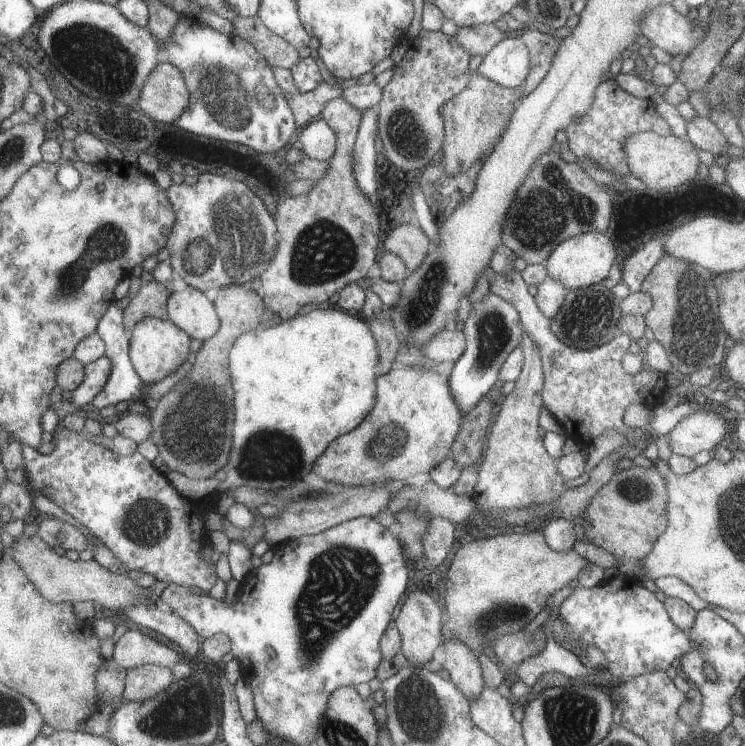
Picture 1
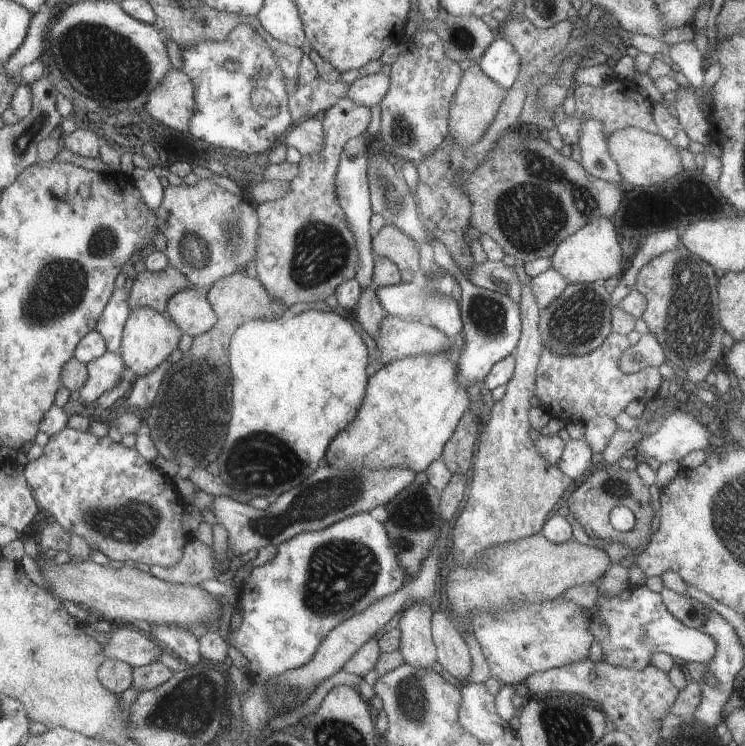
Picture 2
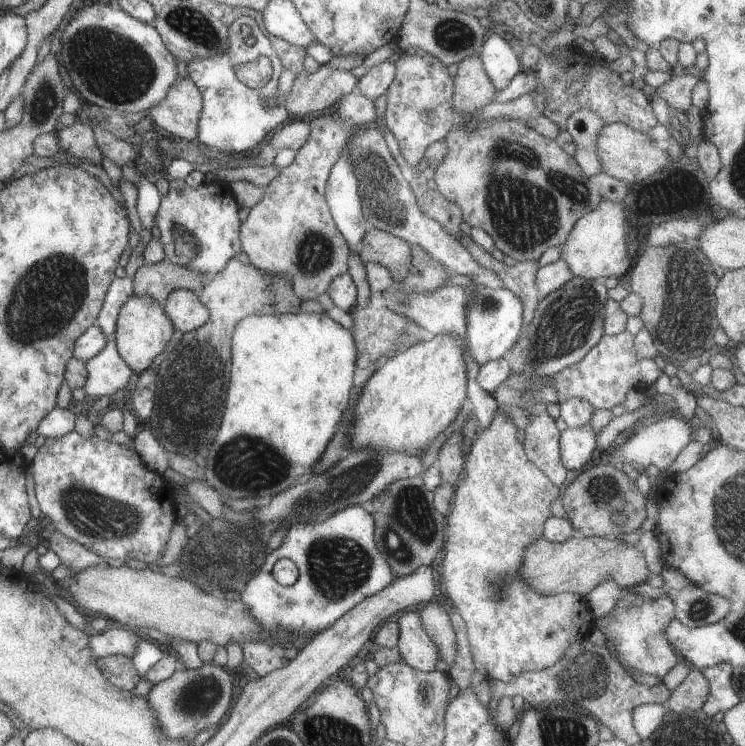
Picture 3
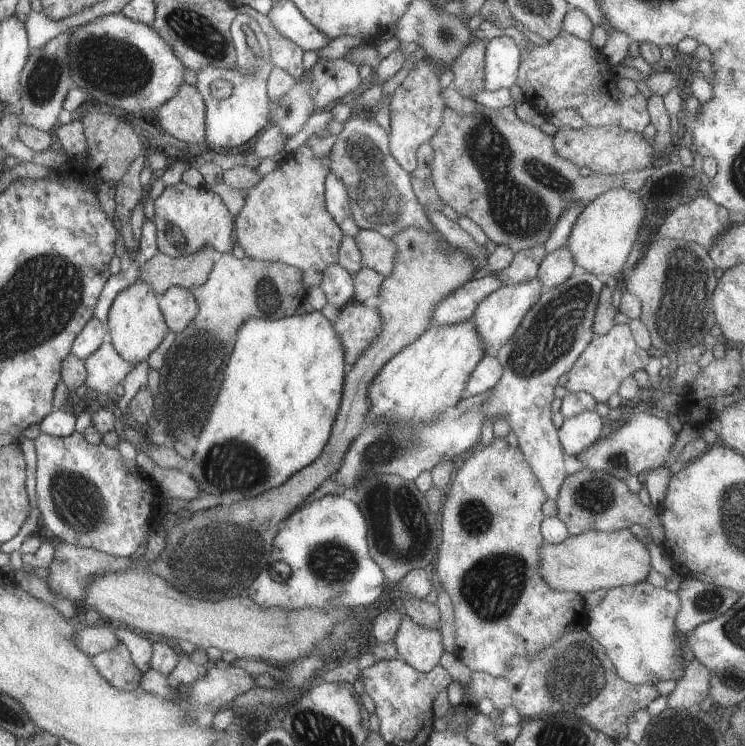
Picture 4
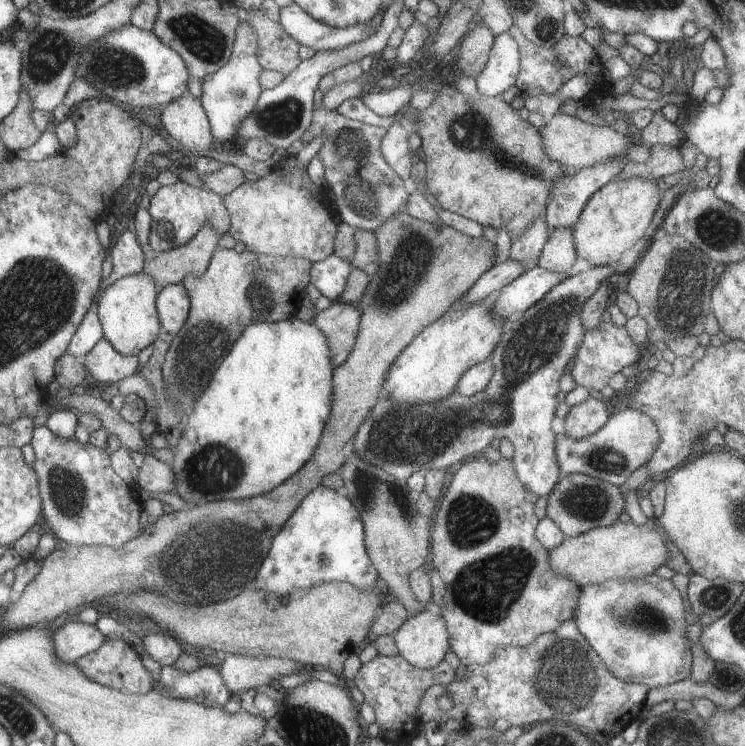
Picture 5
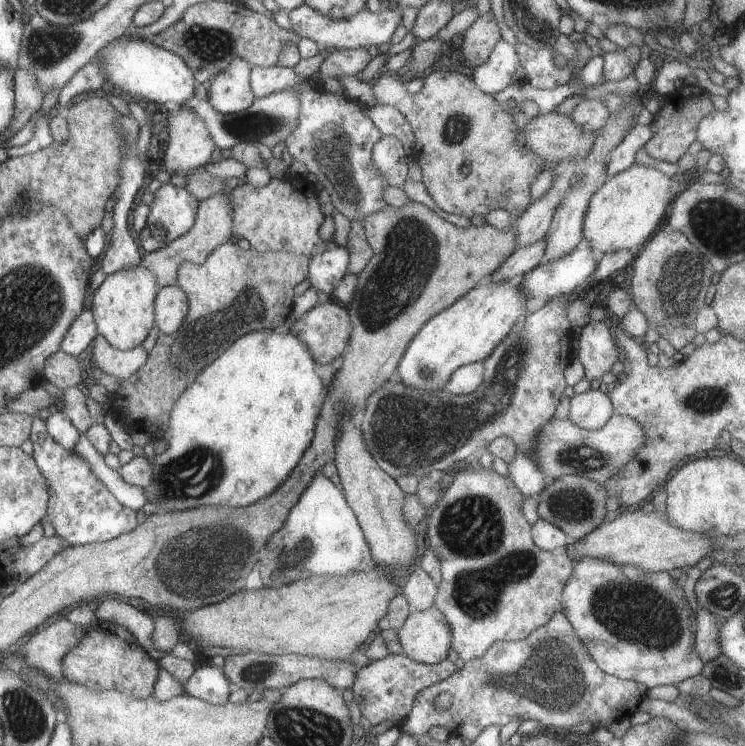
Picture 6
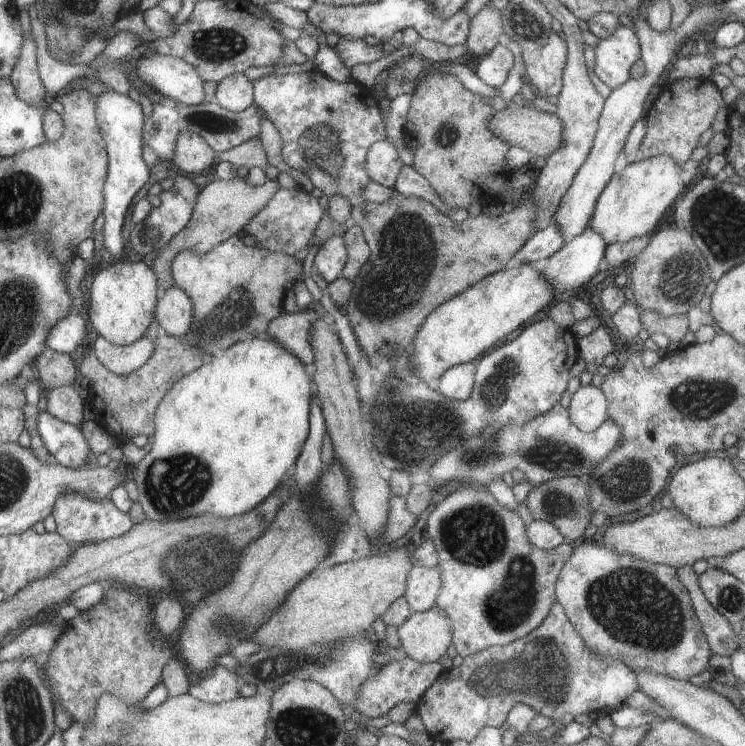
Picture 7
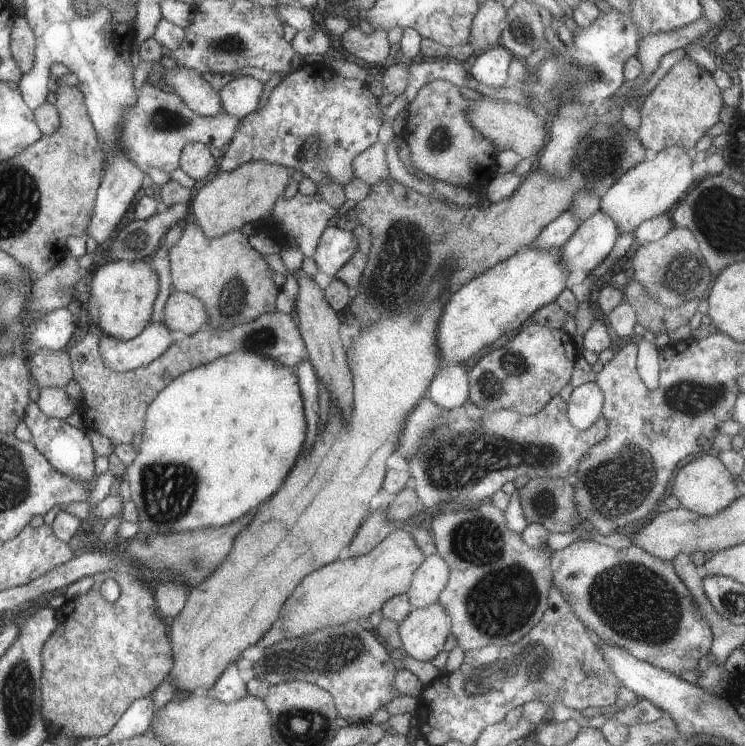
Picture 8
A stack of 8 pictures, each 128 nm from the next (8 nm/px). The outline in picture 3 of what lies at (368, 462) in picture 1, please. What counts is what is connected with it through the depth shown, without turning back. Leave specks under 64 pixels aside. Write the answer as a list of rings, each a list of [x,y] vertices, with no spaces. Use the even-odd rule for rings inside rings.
[[[437,334],[432,340],[420,341],[408,350],[390,356],[387,361],[377,367],[374,374],[359,387],[359,396],[353,406],[350,417],[348,436],[352,440],[352,451],[370,448],[378,452],[408,452],[408,454],[424,454],[426,446],[432,438],[436,438],[450,422],[460,413],[462,402],[466,400],[466,342],[462,338],[454,338],[450,334]]]

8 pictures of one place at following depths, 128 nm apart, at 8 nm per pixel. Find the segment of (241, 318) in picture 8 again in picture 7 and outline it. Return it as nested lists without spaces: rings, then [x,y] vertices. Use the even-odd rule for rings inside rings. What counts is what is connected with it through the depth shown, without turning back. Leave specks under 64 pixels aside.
[[[236,235],[206,254],[182,250],[172,262],[172,273],[174,285],[192,298],[194,330],[206,340],[202,348],[210,348],[205,356],[213,358],[234,343],[266,336],[270,322],[284,312],[280,304],[288,292],[286,284],[302,274],[302,261],[296,256],[244,246],[242,235]]]

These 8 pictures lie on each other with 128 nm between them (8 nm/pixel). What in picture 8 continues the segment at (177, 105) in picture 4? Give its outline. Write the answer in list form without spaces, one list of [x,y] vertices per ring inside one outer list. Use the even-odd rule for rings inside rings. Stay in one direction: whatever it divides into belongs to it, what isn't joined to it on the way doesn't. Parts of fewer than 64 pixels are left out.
[[[190,142],[181,152],[180,167],[196,182],[204,180],[216,166],[210,150],[200,142]]]

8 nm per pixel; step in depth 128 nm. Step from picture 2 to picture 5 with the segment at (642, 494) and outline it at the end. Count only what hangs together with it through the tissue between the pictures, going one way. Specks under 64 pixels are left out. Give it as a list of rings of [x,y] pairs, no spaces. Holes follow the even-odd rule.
[[[582,473],[573,475],[564,475],[564,477],[553,488],[553,491],[547,496],[547,517],[558,524],[562,532],[567,537],[574,537],[588,532],[595,528],[606,528],[618,522],[620,515],[626,512],[626,497],[623,497],[618,485],[610,484],[604,480],[598,480],[592,476],[586,476]]]

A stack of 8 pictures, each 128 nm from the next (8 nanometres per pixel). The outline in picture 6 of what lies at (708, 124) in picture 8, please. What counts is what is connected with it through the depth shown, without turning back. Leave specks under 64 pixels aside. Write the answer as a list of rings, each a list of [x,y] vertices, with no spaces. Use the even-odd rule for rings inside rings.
[[[692,80],[685,81],[680,89],[670,93],[662,102],[661,113],[654,117],[652,130],[654,136],[643,146],[652,158],[676,163],[688,152],[690,144],[696,140],[698,124],[714,112],[711,94]]]

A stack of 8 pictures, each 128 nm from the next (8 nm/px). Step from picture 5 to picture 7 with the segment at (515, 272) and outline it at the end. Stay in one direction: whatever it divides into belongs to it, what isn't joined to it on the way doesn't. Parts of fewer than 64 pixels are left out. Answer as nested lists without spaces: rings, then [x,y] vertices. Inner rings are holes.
[[[552,221],[548,228],[537,231],[536,235],[532,236],[525,246],[521,247],[521,250],[513,256],[507,266],[508,268],[514,268],[515,266],[520,266],[520,264],[534,265],[538,261],[549,259],[564,245],[562,230]]]

